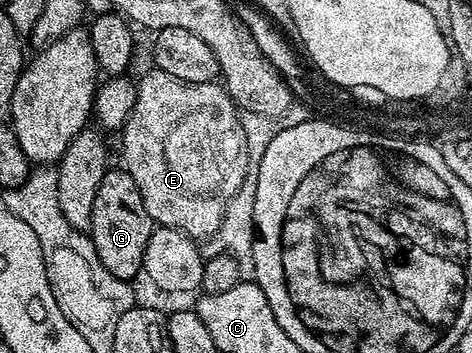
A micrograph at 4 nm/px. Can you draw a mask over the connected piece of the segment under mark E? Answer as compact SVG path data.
M156 67L139 77L135 107L119 133L121 153L125 156L125 172L135 179L135 187L139 187L139 195L143 195L143 207L147 207L147 215L151 215L158 226L178 229L194 239L213 236L227 211L228 201L251 173L248 141L241 126L241 116L224 84L211 81L183 83L183 79L175 79Z

